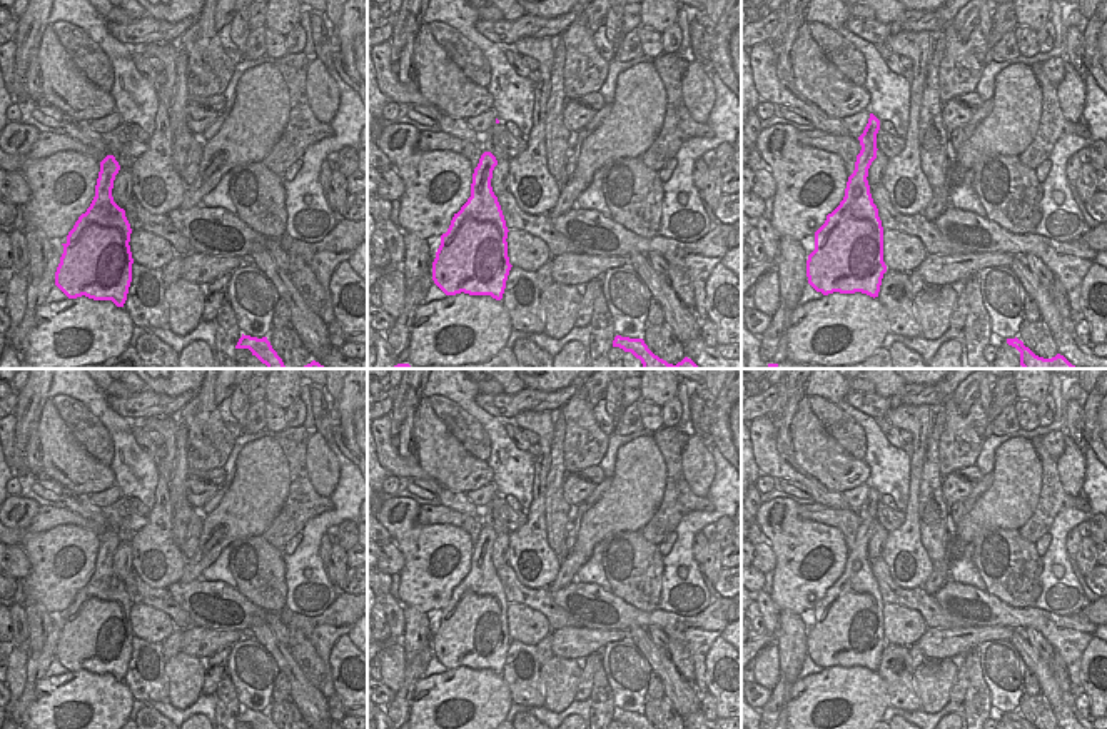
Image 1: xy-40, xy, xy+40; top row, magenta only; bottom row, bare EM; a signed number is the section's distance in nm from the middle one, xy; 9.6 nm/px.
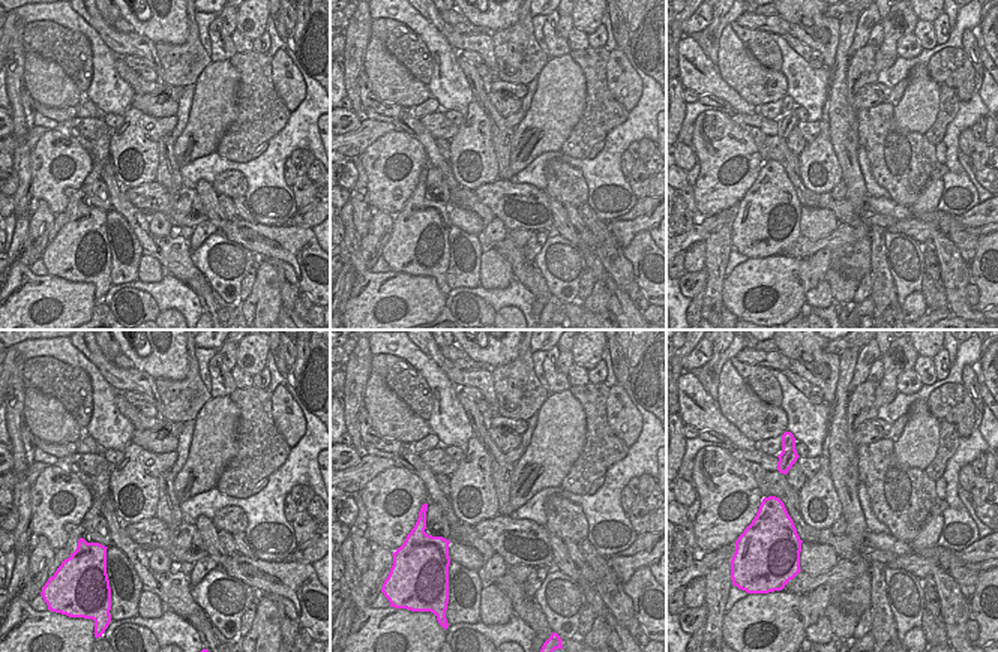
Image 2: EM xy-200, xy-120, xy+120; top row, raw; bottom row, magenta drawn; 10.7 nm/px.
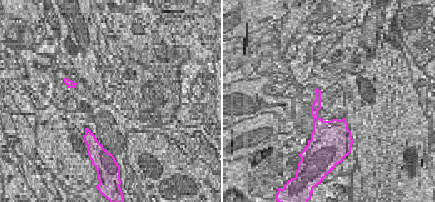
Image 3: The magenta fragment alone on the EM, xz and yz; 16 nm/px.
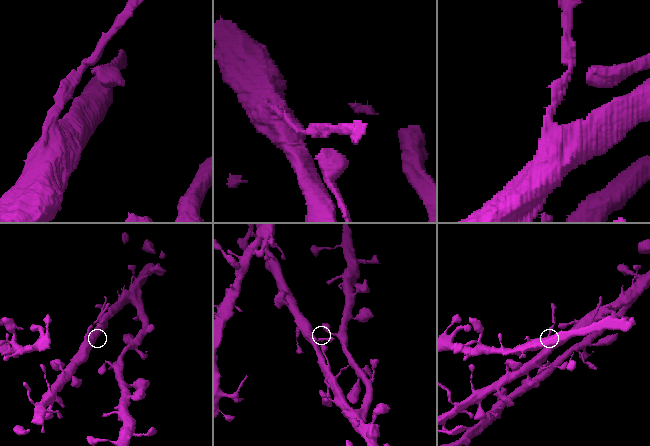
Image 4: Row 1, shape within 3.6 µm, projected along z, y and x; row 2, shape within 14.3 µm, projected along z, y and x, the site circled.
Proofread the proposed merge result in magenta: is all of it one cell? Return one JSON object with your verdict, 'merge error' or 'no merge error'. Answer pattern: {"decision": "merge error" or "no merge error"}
{"decision": "merge error"}

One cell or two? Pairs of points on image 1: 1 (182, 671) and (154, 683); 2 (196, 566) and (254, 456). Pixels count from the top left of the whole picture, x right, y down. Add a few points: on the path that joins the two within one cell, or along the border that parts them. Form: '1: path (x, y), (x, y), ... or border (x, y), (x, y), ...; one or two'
1: border (164, 661), (169, 701); two
2: path (222, 541), (229, 524), (252, 501), (254, 484); one

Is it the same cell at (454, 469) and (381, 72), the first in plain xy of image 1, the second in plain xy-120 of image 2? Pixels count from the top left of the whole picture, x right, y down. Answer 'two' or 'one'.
one

